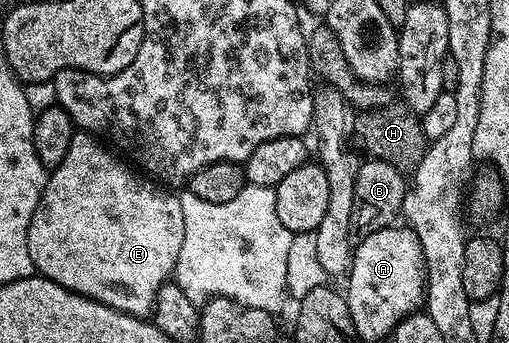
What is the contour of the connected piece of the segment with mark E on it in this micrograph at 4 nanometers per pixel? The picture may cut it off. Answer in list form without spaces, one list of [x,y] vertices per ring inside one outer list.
[[[83,131],[73,132],[72,138],[70,139],[70,151],[66,151],[66,159],[62,159],[62,163],[58,163],[56,168],[48,173],[48,182],[45,183],[45,189],[42,191],[42,199],[30,219],[30,227],[28,228],[28,250],[30,251],[32,267],[39,276],[50,279],[62,287],[66,287],[71,293],[88,297],[91,301],[97,301],[106,307],[117,309],[131,317],[148,319],[153,316],[153,310],[156,307],[156,298],[159,295],[160,289],[170,281],[170,278],[176,272],[178,251],[182,251],[182,235],[184,234],[182,203],[175,192],[161,187],[155,180],[149,179],[144,175],[135,177],[119,161],[121,158],[115,152],[112,152],[113,154],[107,153],[99,144],[103,145],[91,133]]]

